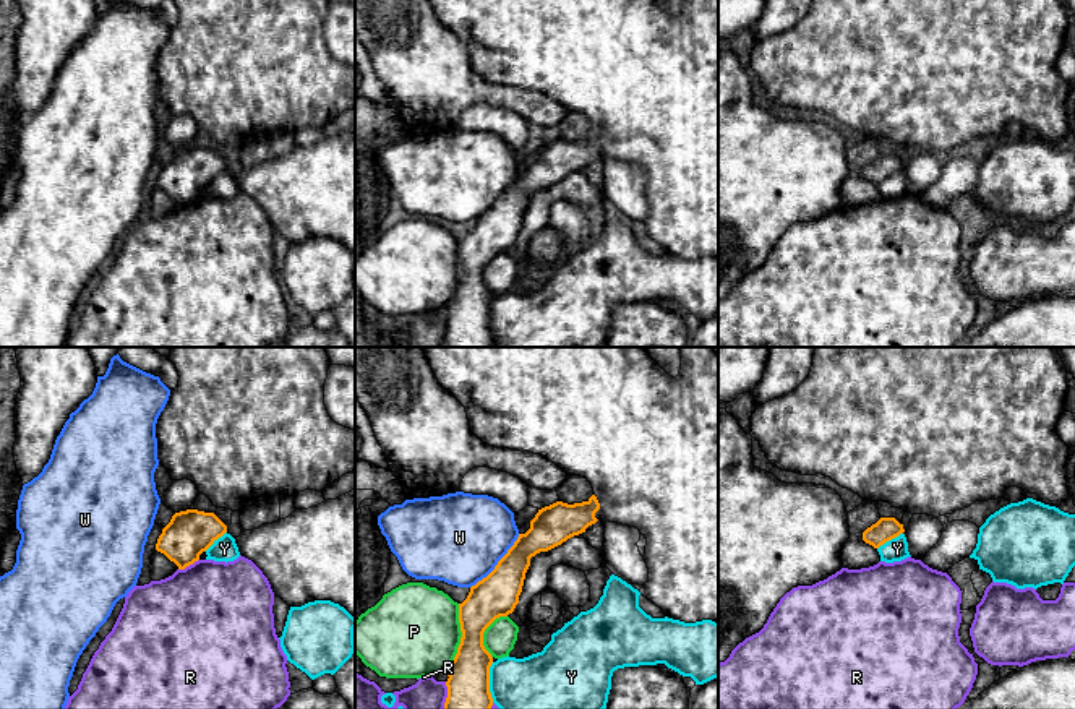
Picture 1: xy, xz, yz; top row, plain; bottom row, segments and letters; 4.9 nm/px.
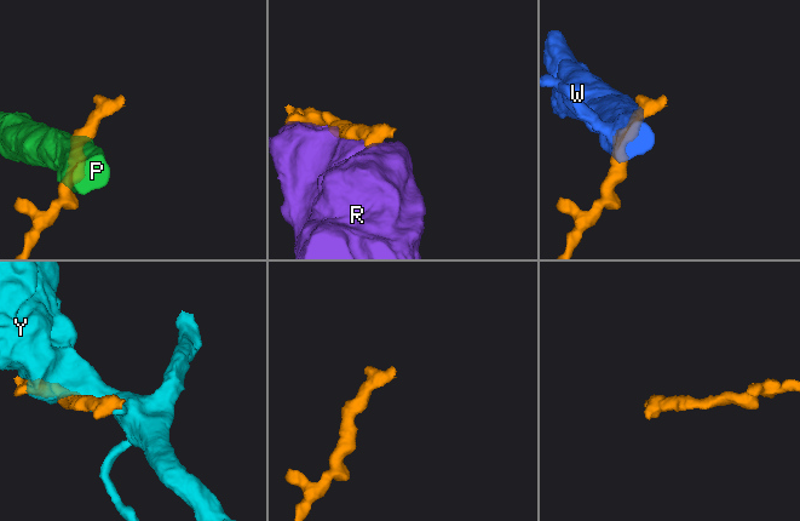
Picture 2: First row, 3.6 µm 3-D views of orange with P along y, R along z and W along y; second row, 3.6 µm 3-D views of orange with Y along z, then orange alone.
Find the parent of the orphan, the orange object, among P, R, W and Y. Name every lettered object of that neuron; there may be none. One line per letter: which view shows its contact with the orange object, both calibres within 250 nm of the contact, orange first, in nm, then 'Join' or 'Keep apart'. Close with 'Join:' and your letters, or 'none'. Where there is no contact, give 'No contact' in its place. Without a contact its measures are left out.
P: Touches orange in xz. Thickness 200 nm (orange) against 460 nm. Keep apart
R: Touches orange in xy. Thickness 220 nm (orange) against 480 nm. Keep apart
W: Touches orange in xz. Thickness 220 nm (orange) against 460 nm. Keep apart
Y: Touches orange in xz. Thickness 200 nm (orange) against 280 nm. Keep apart
Join: none

